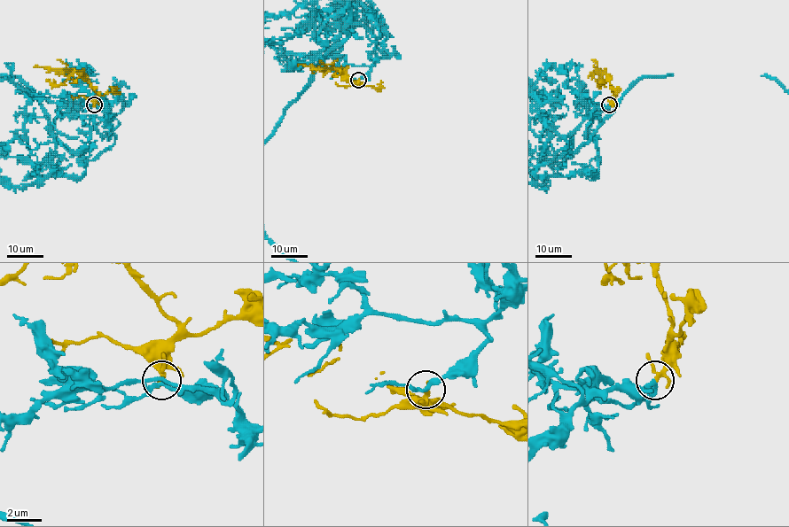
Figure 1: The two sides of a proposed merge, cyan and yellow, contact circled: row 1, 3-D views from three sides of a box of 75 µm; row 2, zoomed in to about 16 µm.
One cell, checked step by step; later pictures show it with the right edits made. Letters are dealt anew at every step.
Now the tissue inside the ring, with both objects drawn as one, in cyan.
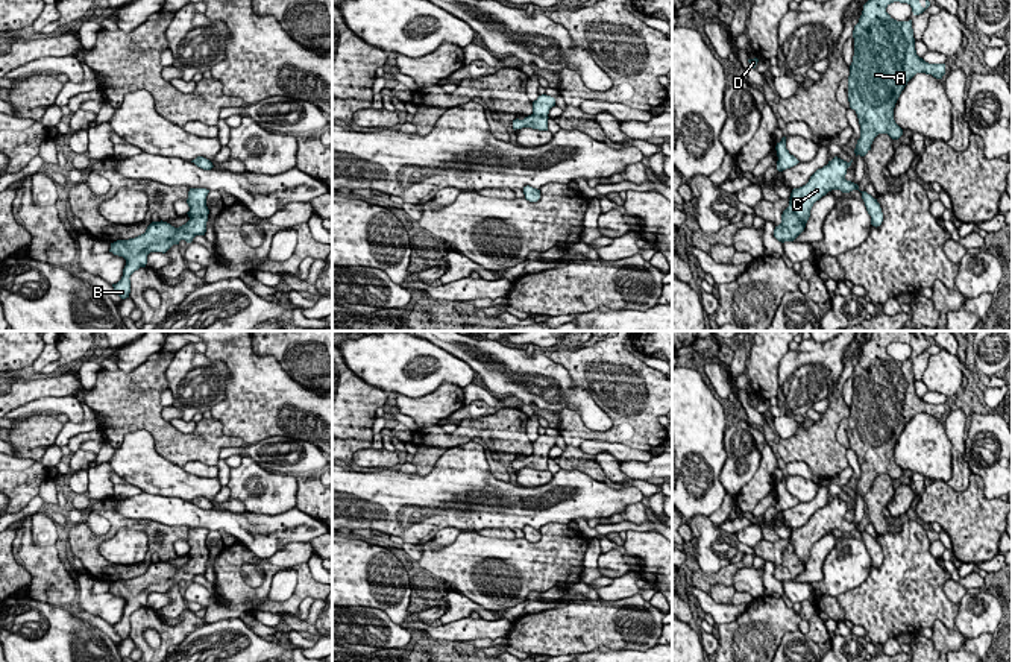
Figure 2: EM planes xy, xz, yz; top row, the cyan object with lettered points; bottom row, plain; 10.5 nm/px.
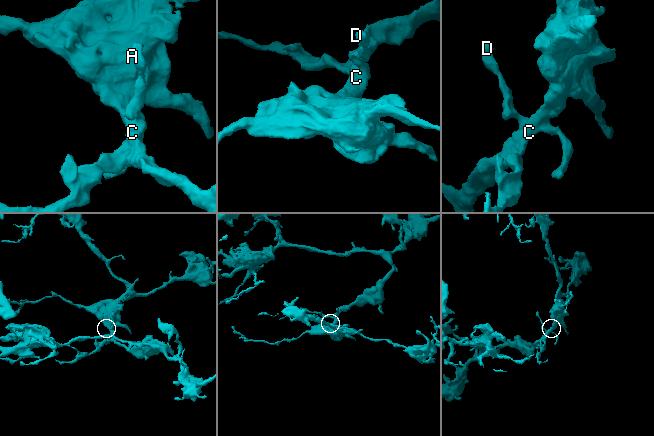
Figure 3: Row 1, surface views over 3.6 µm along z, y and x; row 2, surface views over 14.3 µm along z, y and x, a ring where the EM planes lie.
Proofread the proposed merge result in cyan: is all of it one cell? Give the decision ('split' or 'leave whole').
leave whole

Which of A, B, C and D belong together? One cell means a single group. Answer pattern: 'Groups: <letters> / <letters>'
Groups: A B C D

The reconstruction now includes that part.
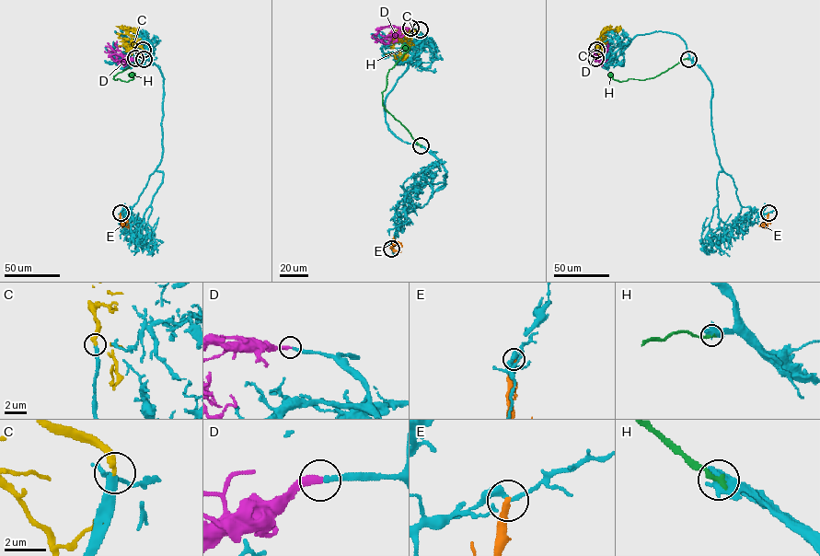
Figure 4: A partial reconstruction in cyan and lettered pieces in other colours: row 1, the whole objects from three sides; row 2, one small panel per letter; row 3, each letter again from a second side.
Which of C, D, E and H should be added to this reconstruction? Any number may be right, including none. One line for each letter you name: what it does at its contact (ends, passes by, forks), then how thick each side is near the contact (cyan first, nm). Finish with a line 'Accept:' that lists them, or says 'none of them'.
C: it ends | 360/280 nm
D: it ends | 220/320 nm
Accept: C, D

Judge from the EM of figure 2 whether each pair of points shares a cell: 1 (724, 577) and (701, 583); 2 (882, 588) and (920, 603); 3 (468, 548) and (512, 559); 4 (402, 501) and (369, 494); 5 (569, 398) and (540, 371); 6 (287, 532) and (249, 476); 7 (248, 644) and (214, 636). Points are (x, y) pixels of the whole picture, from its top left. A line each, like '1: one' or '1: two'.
1: one
2: one
3: one
4: one
5: one
6: two
7: one

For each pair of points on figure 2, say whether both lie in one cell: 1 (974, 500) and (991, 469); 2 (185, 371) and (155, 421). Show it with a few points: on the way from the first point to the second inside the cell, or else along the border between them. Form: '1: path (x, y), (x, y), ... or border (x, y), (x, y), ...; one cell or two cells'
1: border (971, 472), (980, 477), (982, 492), (994, 500); two cells
2: border (175, 354), (166, 371), (167, 389); two cells

